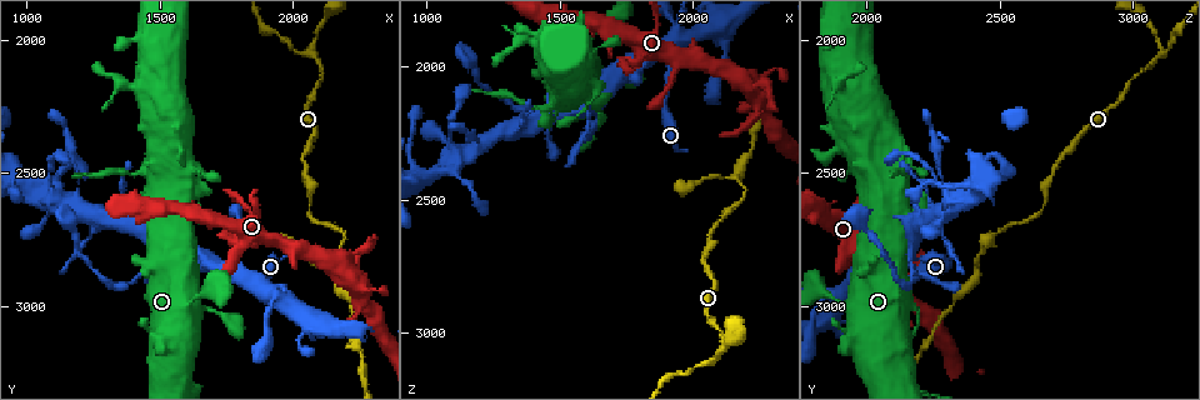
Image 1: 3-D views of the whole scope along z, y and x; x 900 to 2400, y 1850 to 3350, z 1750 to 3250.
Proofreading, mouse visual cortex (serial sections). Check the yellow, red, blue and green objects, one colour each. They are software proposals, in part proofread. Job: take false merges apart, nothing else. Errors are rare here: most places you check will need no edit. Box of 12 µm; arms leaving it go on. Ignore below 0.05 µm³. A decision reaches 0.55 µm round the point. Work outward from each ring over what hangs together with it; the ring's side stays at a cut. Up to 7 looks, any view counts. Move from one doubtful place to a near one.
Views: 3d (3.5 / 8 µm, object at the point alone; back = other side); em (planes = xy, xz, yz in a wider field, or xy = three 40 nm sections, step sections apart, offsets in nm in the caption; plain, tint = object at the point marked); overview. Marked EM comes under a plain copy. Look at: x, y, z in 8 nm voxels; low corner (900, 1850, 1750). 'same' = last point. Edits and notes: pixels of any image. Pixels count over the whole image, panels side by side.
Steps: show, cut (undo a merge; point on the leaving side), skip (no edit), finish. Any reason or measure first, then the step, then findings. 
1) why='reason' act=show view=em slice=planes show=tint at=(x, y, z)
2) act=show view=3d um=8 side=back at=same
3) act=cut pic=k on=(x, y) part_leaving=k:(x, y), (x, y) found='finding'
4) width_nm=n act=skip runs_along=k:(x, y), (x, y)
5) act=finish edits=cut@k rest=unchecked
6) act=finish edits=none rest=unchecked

why='thin neck' act=show view=3d um=3.5 at=(1190, 2550, 2290)

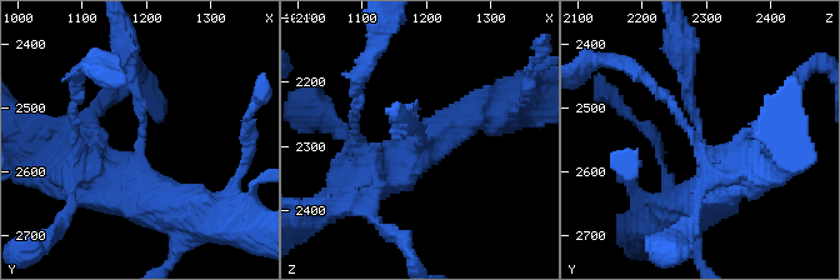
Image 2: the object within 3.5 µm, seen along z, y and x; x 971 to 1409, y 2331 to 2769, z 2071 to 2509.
arm_widths_nm=150,450 act=show view=em slice=planes show=tint at=(1190, 2545, 2295)

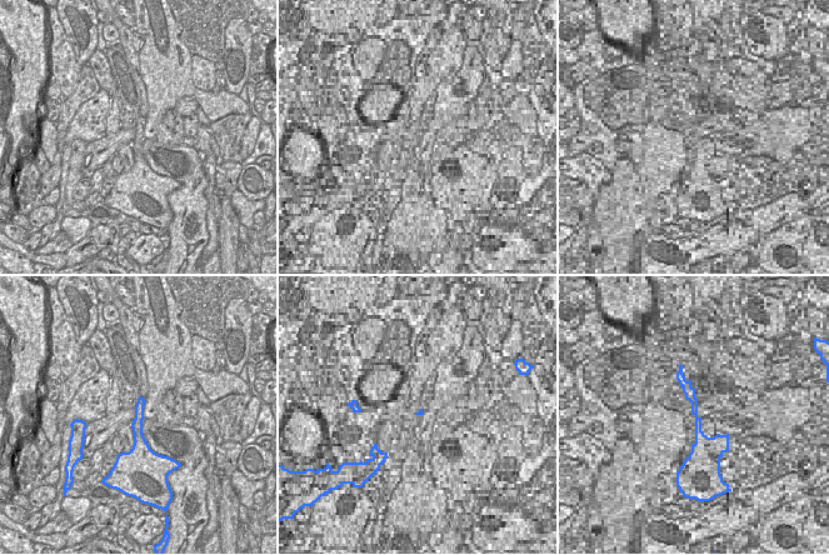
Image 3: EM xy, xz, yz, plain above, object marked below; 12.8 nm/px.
act=show view=em slice=xy step=5 show=tint at=same

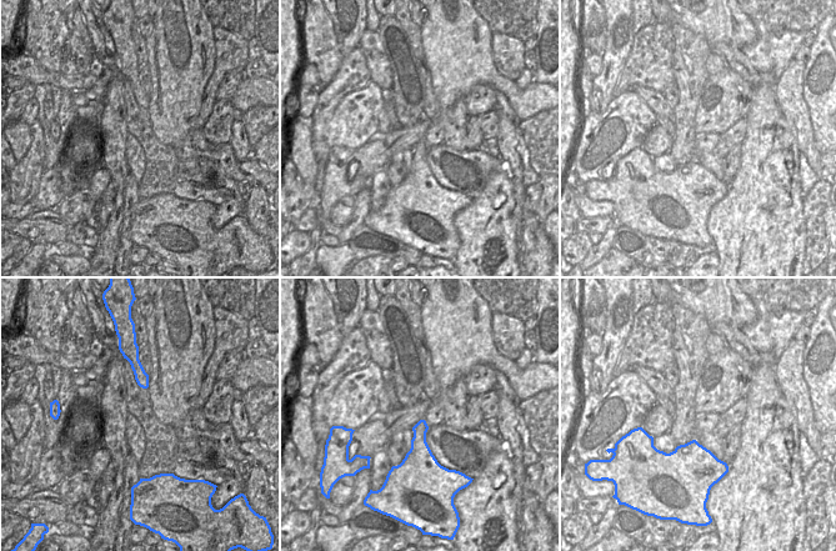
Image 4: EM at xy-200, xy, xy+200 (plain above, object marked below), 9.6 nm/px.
width_nm=150 act=skip runs_along=2:(148, 204), (129, 63) found='continuous, no second cell'

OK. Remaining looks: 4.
why='sharp bend' act=show view=3d um=3.5 at=(2170, 2830, 2400)

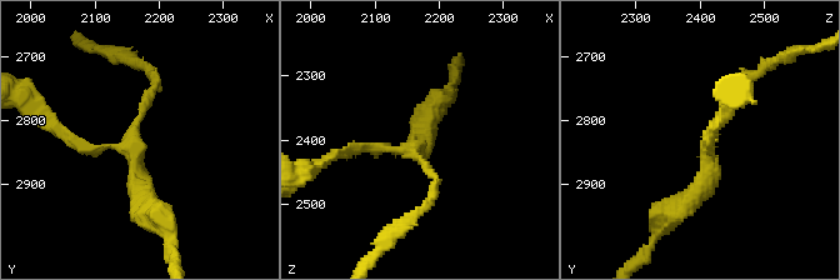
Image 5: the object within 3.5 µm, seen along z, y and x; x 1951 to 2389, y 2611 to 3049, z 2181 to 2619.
act=show view=em slice=xy step=3 show=tint at=(2165, 2840, 2415)

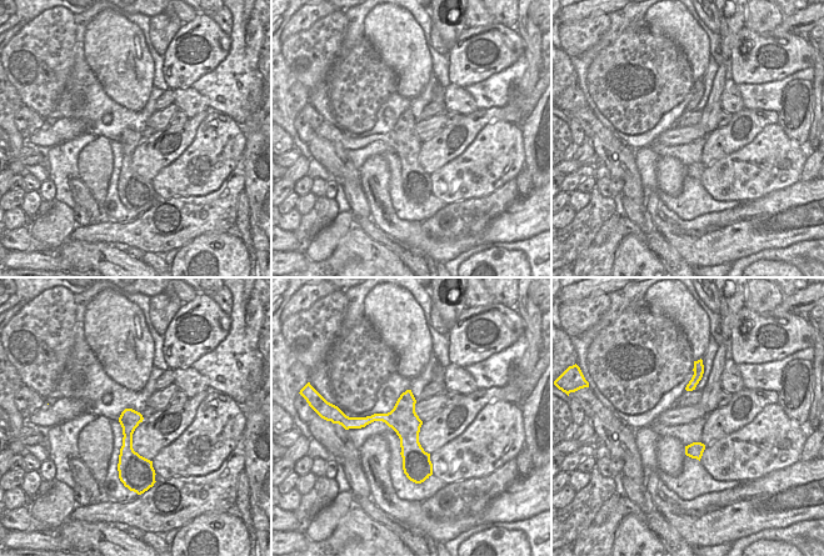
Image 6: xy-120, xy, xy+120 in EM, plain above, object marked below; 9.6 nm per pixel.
act=skip runs_along=5:(746, 75), (708, 140), (708, 179), (673, 209) found='all the same cell'

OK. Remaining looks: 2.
why='three-way junction' act=show view=3d um=8 at=(2070, 2060, 3110)

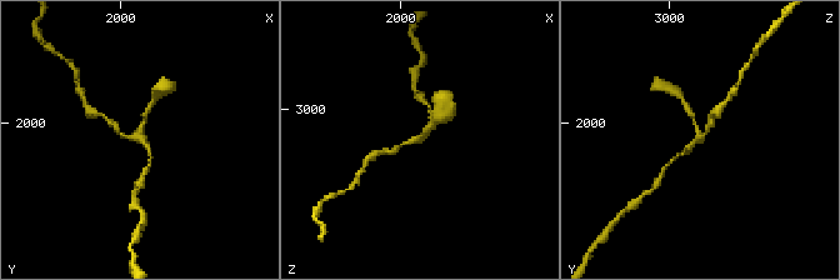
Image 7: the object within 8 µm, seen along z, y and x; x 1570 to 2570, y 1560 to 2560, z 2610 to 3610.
arms=3 arm_widths_nm=100,150,150 act=show view=em slice=xy step=3 show=tint at=(2070, 2050, 3100)

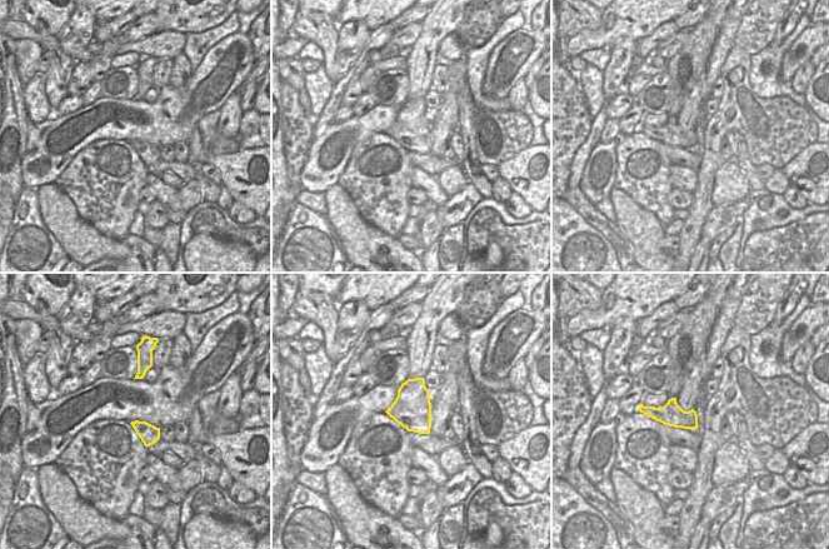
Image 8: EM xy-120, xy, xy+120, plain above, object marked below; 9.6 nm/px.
act=skip runs_along=7:(674, 160), (699, 139), (686, 106) found='continuous, no second cell'

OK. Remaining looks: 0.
act=finish edits=none rest=unchecked

